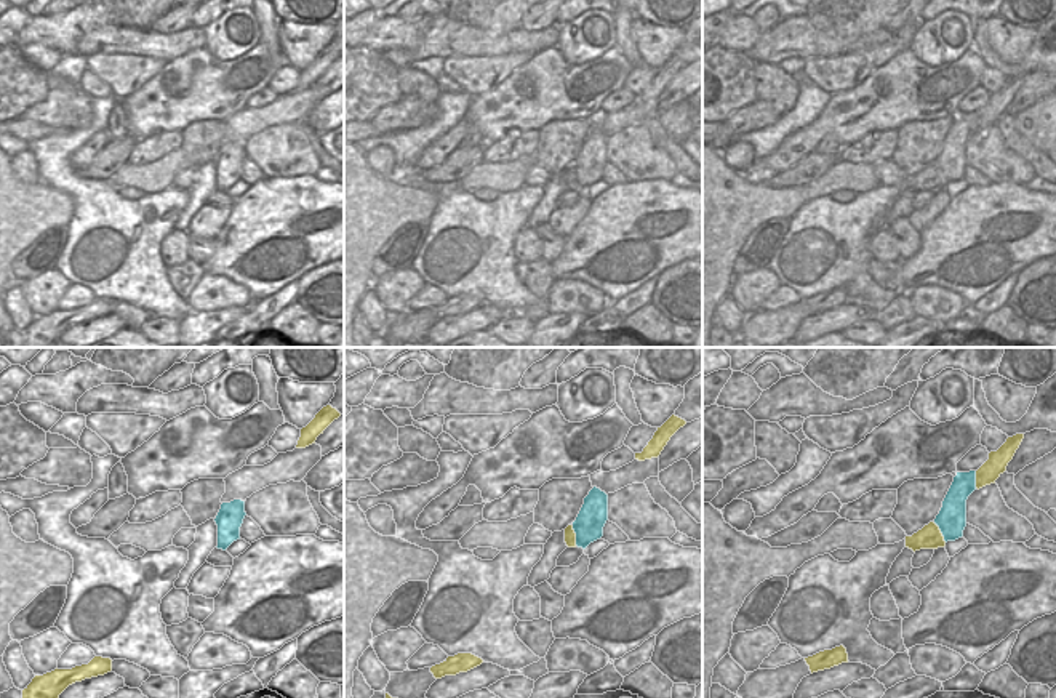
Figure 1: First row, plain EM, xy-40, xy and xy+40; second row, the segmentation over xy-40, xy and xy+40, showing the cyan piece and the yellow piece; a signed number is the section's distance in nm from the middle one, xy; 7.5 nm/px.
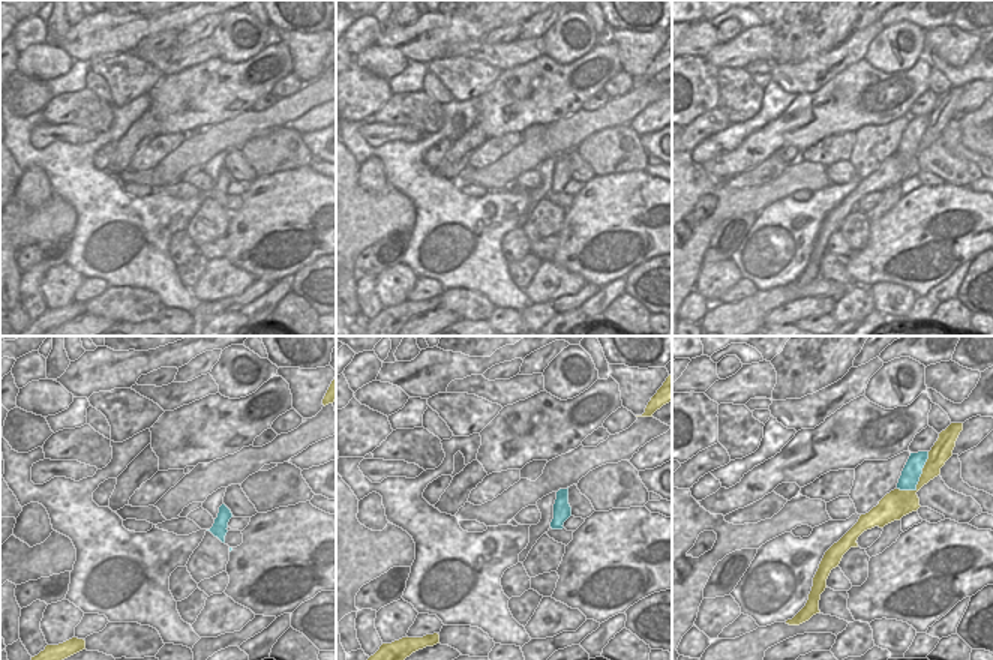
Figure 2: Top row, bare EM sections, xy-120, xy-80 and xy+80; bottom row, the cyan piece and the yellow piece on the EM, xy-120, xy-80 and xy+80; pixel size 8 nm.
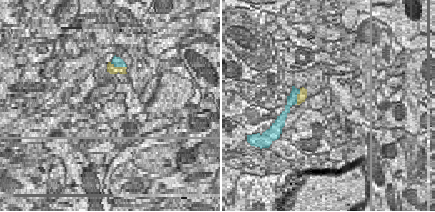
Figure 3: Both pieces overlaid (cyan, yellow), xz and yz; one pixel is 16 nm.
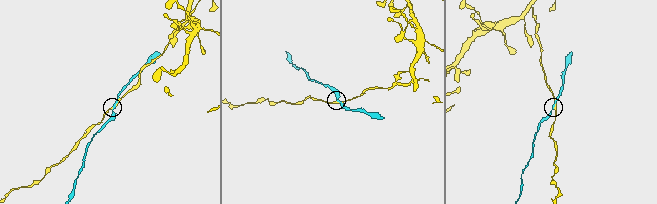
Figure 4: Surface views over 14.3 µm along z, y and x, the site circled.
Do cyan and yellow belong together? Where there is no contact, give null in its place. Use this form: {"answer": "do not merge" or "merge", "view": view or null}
{"answer": "do not merge", "view": "xy"}

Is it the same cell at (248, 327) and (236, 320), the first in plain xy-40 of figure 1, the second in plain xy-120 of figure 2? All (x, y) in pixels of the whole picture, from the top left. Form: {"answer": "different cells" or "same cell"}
{"answer": "same cell"}

